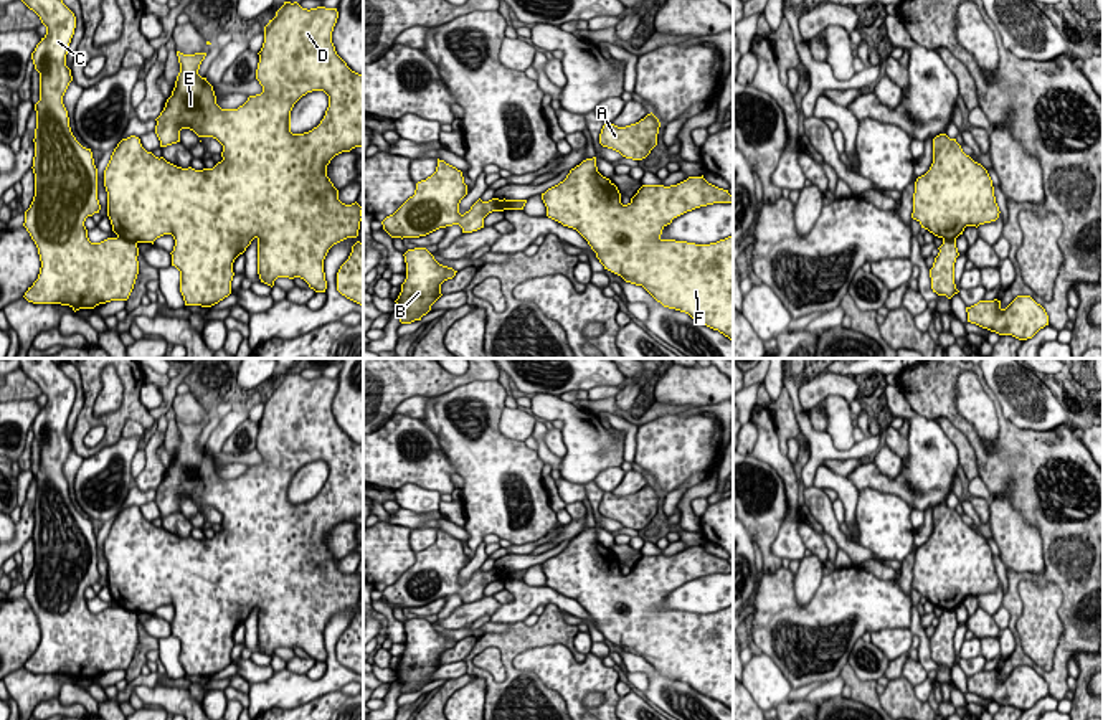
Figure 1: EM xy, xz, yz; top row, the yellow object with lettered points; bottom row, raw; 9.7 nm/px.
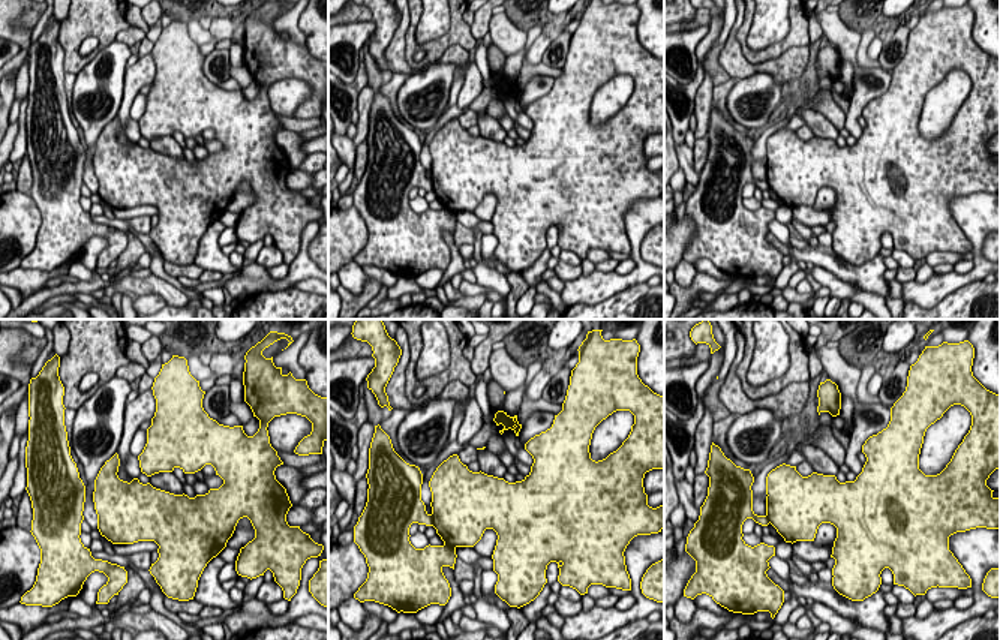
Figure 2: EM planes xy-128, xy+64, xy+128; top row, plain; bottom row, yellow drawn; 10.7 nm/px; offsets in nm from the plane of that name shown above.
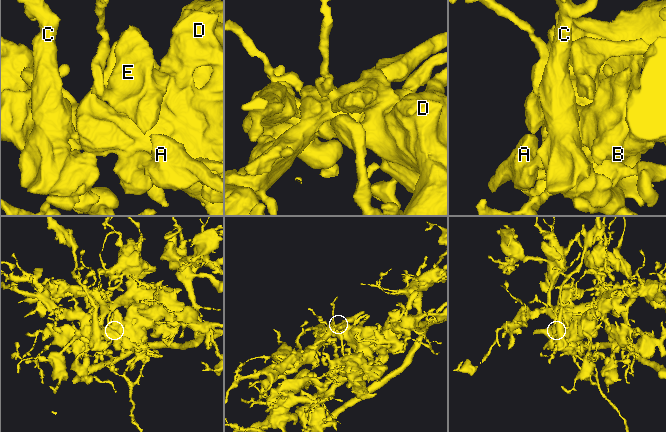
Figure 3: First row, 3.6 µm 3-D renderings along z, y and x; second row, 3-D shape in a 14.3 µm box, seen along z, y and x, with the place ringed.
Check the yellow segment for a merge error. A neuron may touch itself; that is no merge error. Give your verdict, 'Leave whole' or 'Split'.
Split

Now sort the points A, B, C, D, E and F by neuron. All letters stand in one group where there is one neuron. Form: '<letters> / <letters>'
A B D E F / C

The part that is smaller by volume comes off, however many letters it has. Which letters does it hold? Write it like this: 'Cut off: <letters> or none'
Cut off: C

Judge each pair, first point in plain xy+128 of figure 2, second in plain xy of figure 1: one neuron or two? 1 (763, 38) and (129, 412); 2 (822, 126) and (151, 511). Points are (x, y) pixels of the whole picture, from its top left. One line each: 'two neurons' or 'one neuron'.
1: two neurons
2: two neurons

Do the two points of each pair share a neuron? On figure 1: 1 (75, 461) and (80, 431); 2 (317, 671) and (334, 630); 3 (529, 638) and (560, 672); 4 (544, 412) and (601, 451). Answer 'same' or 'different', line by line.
1: different
2: different
3: different
4: same

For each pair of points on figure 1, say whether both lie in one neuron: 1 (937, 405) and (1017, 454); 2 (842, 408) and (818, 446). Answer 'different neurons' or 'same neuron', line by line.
1: same neuron
2: different neurons

